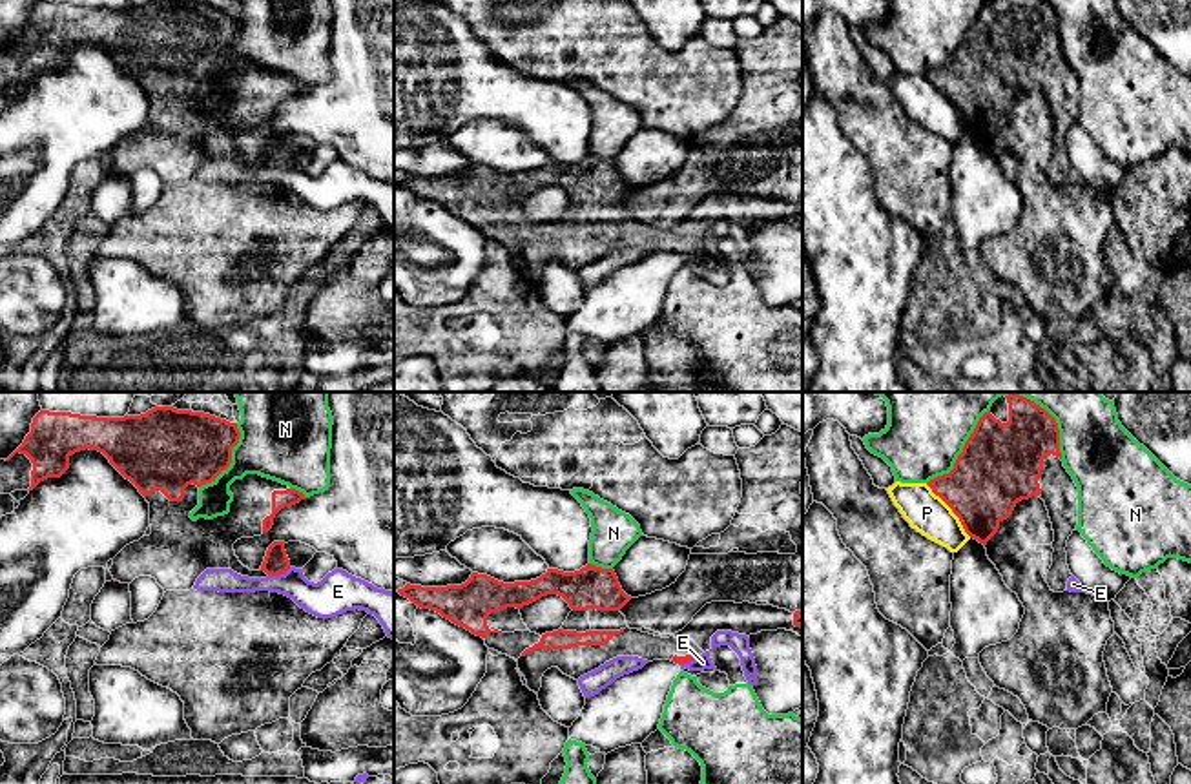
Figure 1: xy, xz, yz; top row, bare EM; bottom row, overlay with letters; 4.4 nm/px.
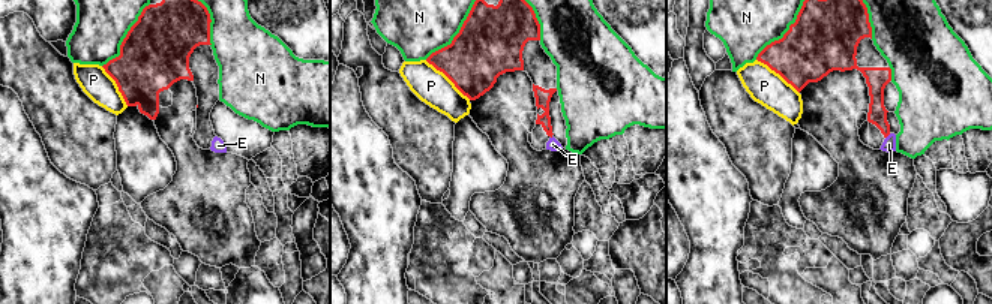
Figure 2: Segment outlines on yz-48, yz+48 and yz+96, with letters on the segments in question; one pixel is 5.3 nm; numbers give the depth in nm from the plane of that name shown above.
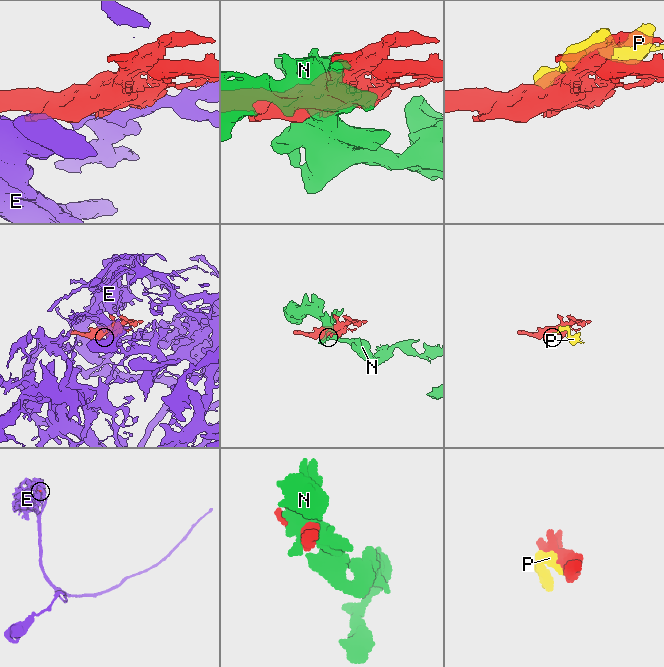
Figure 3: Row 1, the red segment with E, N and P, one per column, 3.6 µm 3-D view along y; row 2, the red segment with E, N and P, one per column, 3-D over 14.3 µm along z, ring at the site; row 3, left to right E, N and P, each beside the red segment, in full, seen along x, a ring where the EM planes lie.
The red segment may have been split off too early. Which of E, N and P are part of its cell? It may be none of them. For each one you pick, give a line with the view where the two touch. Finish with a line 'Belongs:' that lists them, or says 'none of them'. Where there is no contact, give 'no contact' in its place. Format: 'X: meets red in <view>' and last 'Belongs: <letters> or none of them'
Belongs: none of them

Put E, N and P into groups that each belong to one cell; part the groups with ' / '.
E / N / P

